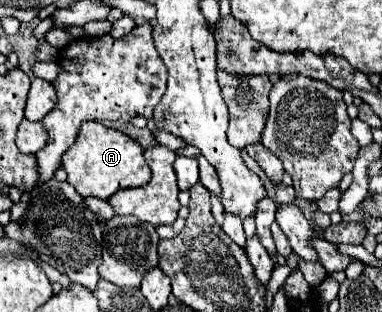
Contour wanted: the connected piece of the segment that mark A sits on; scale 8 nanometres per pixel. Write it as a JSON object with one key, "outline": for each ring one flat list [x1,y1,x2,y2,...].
{"outline":[[85,122,81,124,79,136,75,144,65,152,63,170,67,172,67,182,81,196,95,196,107,200,121,188,137,188,145,186,151,180,151,168,143,158,143,146,139,146,133,138,105,124]]}

